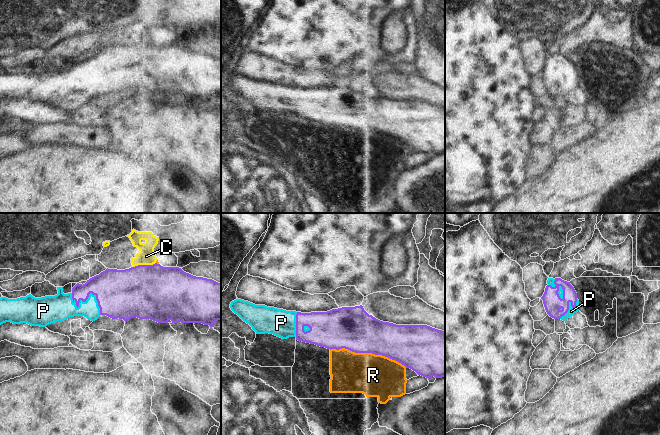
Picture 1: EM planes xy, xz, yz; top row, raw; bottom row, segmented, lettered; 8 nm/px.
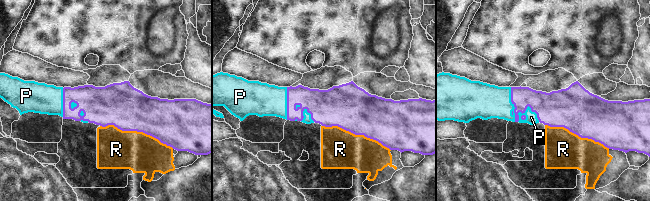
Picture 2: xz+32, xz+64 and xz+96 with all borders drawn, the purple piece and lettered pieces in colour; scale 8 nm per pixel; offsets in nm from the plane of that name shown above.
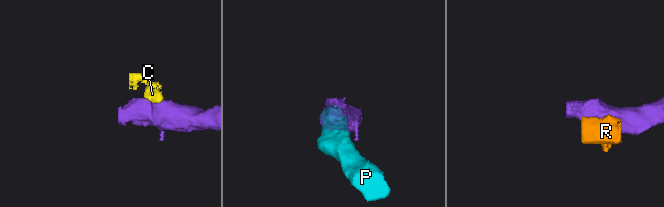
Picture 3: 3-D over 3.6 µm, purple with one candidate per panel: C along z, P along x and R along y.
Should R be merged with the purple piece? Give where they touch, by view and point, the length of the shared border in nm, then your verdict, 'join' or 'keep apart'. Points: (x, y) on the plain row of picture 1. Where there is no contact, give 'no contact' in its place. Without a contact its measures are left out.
meets purple in xz at (368, 128); contact 650 nm long; join

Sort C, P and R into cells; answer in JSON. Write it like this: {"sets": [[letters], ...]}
{"sets": [["C"], ["P", "R"]]}

